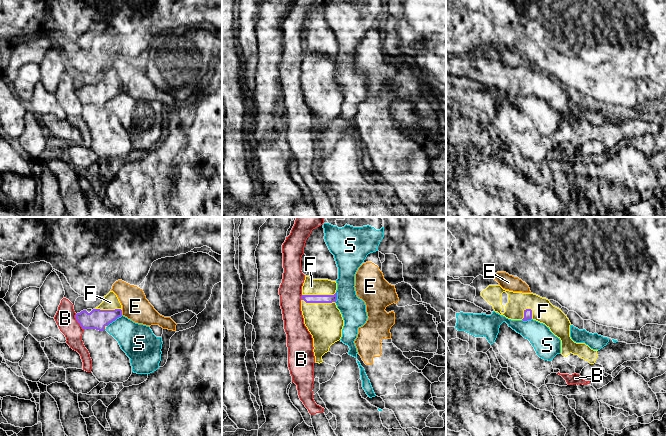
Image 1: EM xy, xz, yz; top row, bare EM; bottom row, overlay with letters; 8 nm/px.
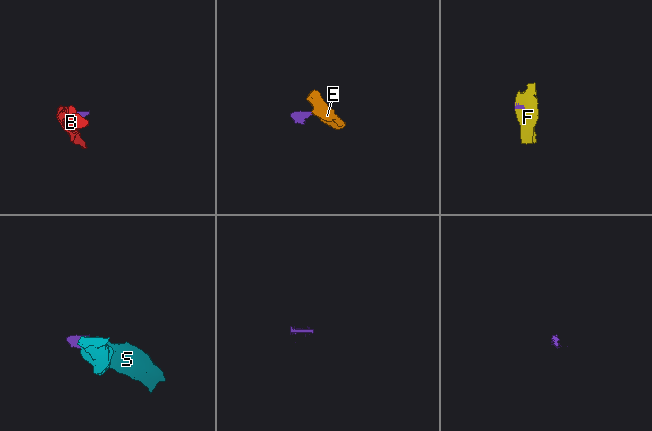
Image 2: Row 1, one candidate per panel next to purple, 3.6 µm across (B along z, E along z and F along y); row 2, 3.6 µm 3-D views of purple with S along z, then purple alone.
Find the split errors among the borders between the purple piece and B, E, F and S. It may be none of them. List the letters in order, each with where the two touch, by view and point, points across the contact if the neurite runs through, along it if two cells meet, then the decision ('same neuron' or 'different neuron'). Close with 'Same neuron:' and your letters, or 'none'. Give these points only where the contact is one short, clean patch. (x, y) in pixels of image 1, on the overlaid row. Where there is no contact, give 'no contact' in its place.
B: contact xy (77, 321); border xy (75, 314), (76, 321), (84, 329); different neuron
E: contact xy (121, 312); border xy (121, 310), (122, 314); different neuron
F: contact xz (319, 295); same neuron
S: contact xy (114, 320); border xy (122, 315), (107, 326); different neuron
Same neuron: F

